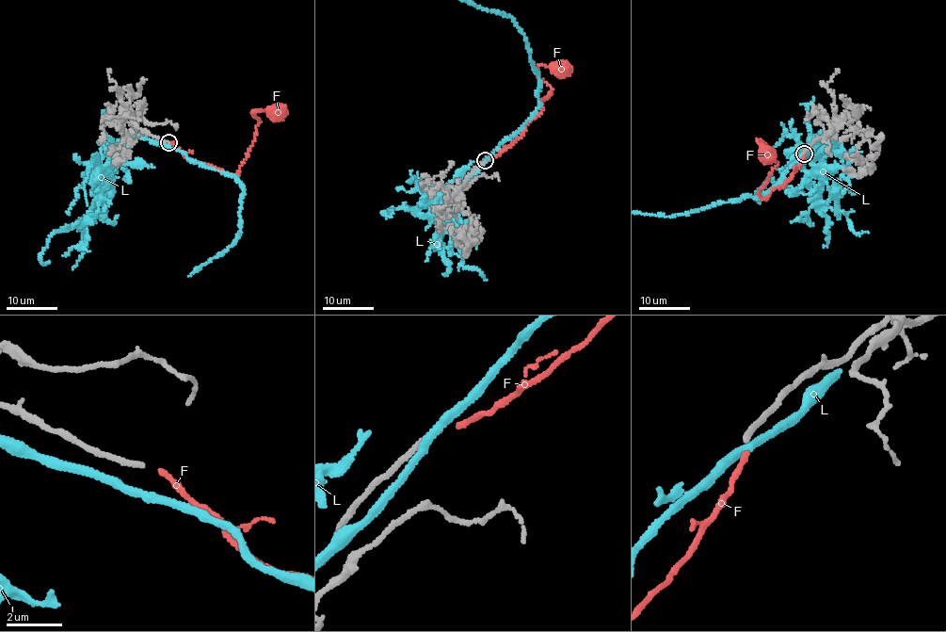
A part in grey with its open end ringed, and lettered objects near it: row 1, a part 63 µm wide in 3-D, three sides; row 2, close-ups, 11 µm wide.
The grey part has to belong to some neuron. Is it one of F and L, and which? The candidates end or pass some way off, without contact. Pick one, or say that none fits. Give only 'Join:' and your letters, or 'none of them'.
Join: F

